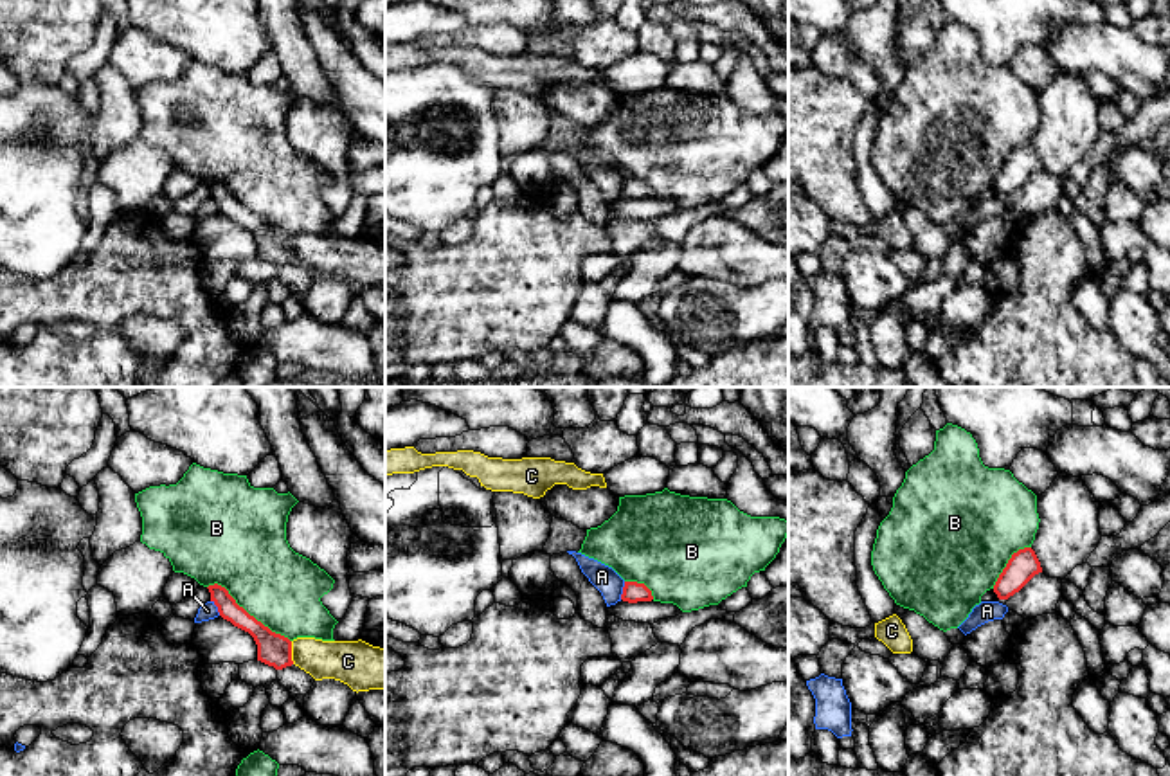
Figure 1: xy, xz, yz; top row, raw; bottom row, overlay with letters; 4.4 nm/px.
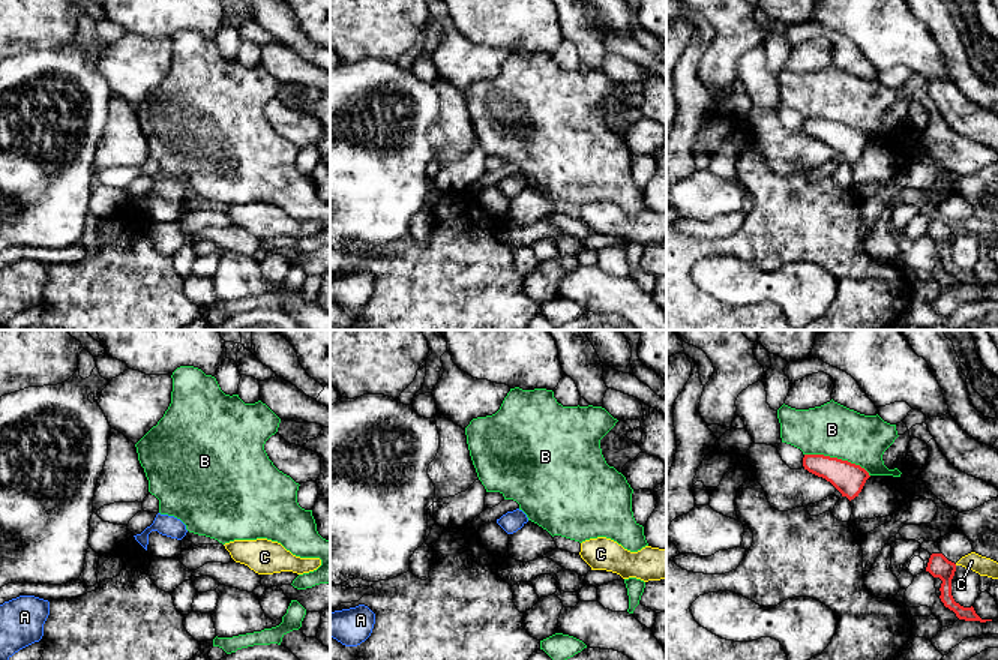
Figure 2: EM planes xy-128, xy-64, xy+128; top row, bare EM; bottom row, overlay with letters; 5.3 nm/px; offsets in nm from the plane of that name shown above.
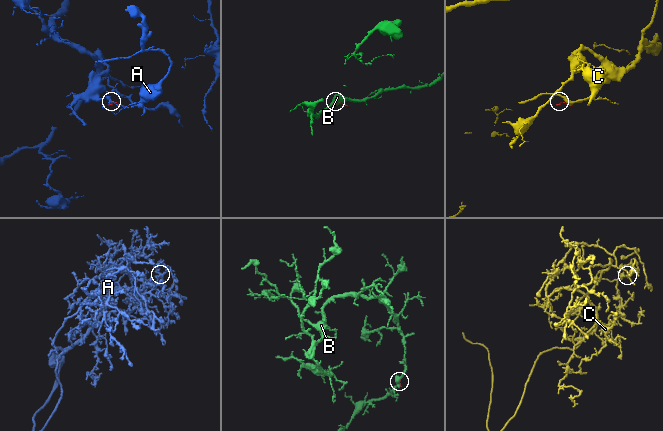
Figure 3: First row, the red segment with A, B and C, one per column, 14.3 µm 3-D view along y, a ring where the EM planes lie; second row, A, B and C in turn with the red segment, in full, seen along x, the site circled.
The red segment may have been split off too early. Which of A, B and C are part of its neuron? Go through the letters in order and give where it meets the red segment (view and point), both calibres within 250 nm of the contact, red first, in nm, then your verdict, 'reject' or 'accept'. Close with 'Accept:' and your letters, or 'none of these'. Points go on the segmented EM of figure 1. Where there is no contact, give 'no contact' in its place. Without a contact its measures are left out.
A: xz (623, 591) | 90/110 nm | reject
B: xy (247, 613) | 140/360 nm | reject
C: xy (290, 652) | 140/180 nm | reject
Accept: none of these

